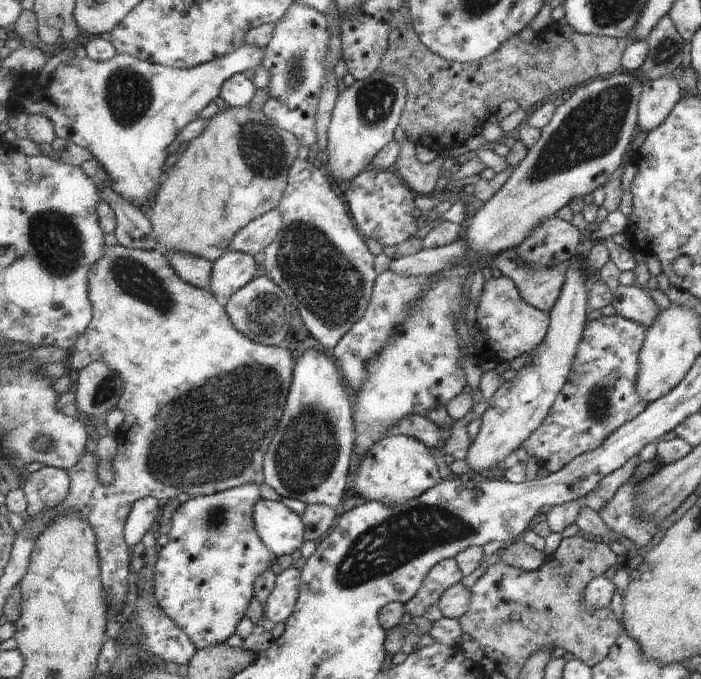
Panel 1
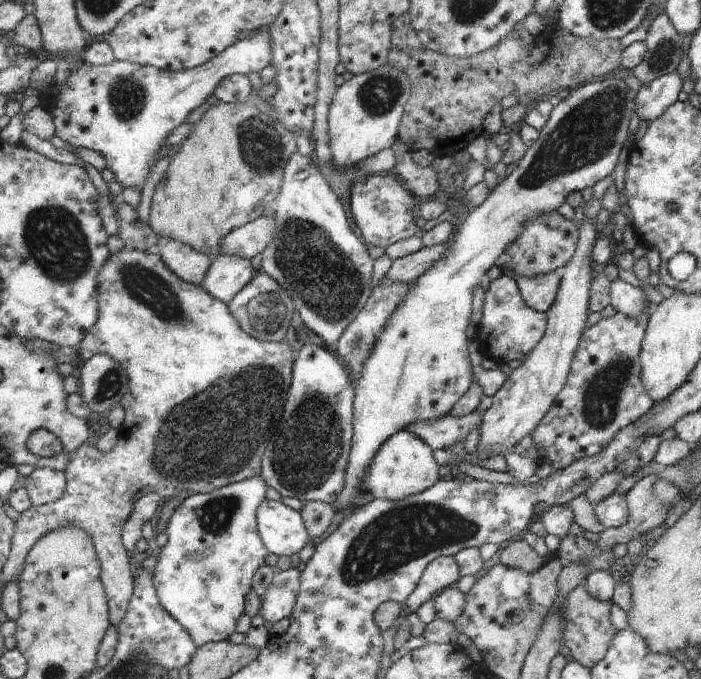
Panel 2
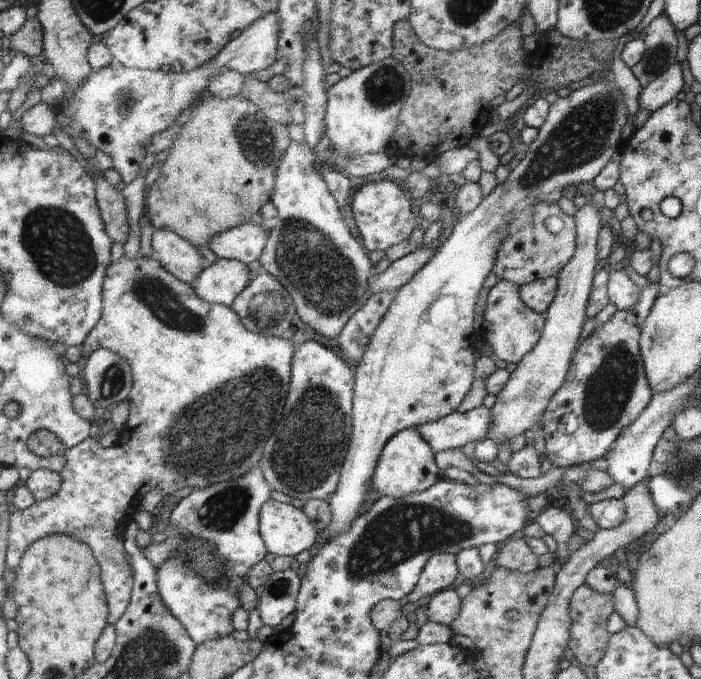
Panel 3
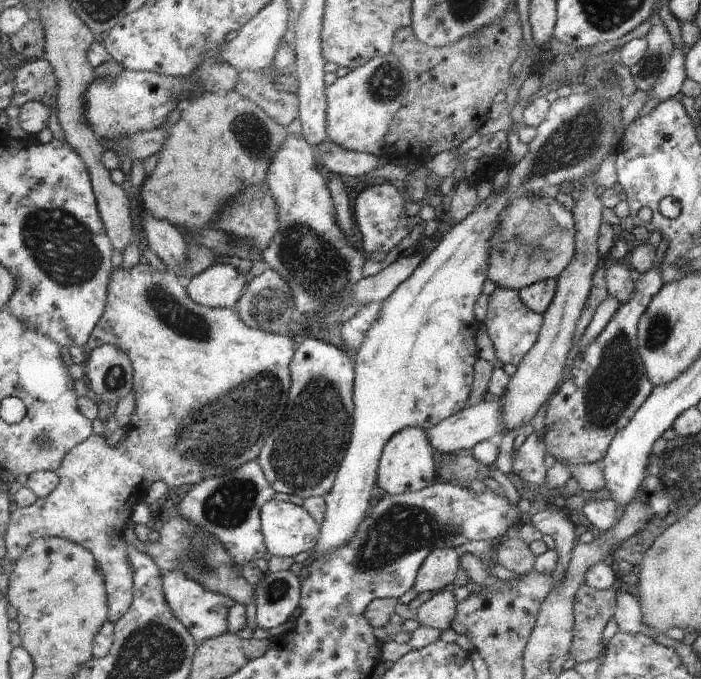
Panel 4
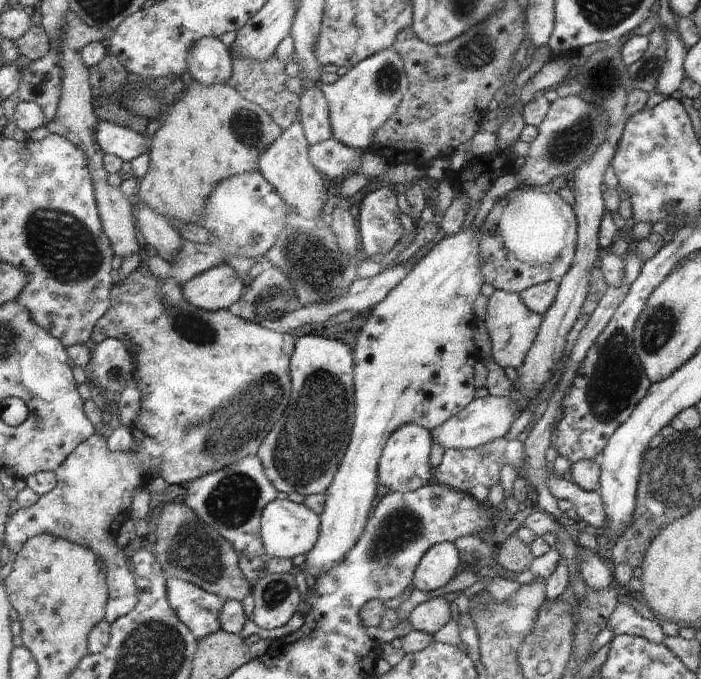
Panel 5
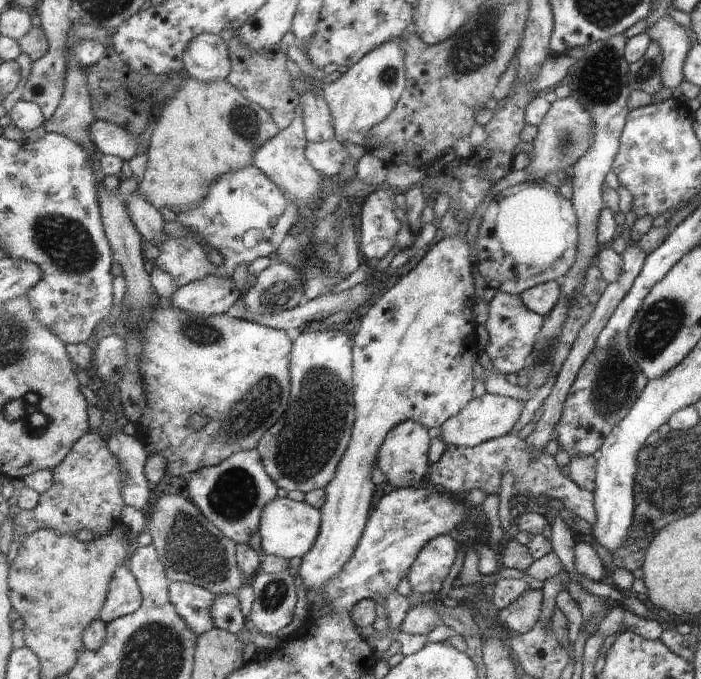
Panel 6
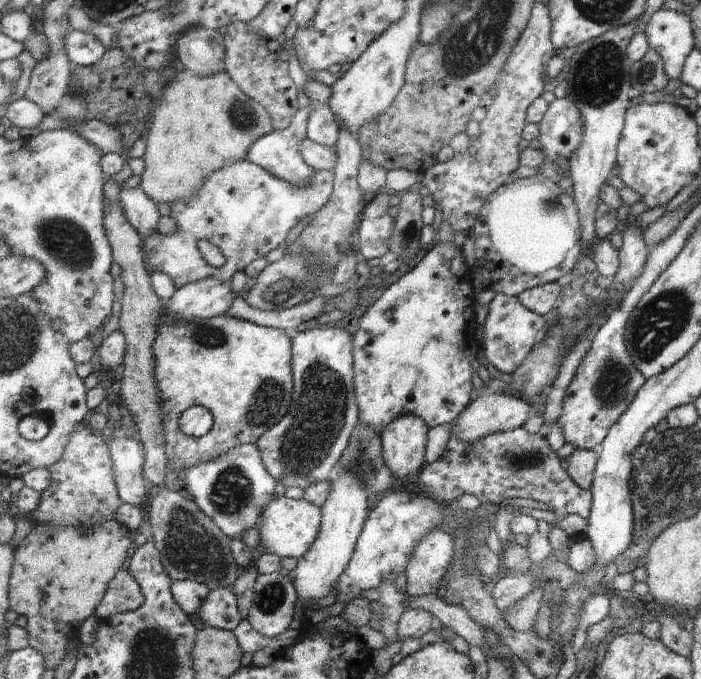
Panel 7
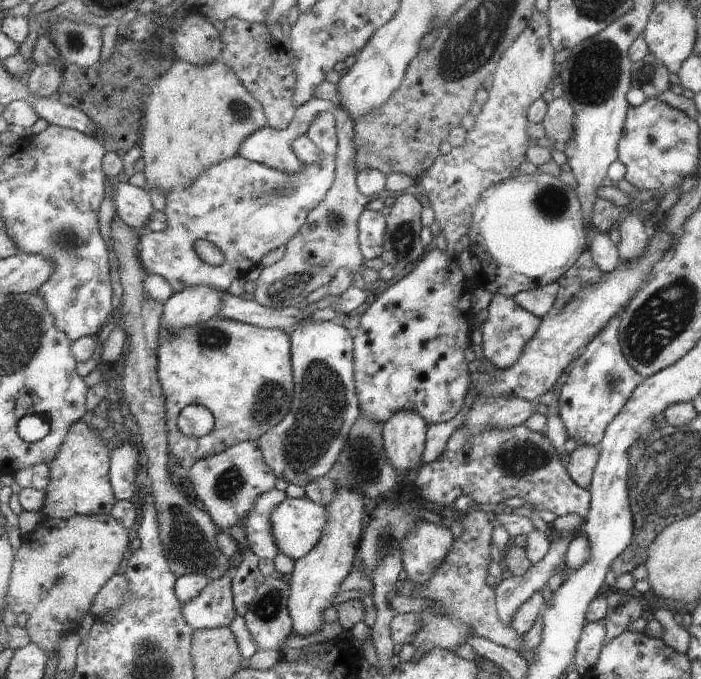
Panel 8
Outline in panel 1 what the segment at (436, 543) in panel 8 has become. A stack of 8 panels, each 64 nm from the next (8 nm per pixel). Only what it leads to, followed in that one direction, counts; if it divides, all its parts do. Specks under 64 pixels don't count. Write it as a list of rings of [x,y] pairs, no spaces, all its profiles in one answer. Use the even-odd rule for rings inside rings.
[[[455,559],[443,560],[437,564],[423,581],[419,592],[409,602],[404,603],[408,618],[424,616],[429,606],[438,606],[448,588],[456,585],[462,578],[459,564]]]

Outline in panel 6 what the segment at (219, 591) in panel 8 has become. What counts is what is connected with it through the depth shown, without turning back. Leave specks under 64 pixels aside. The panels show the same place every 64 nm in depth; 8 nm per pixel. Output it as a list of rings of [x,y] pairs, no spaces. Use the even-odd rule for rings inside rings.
[[[217,595],[211,606],[211,616],[215,626],[236,634],[245,627],[246,616],[242,612],[242,604],[237,595]]]

